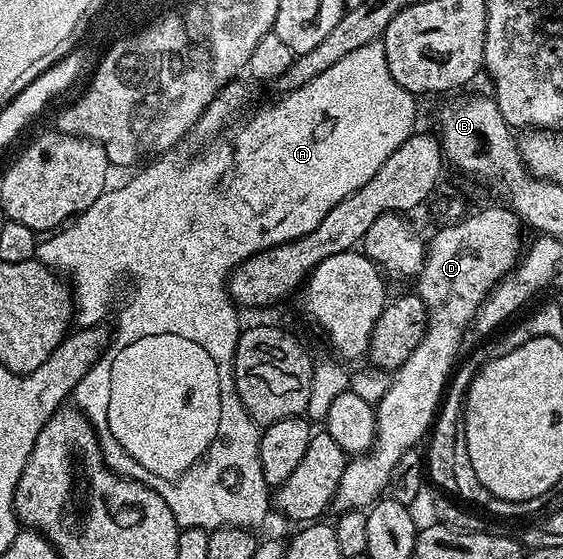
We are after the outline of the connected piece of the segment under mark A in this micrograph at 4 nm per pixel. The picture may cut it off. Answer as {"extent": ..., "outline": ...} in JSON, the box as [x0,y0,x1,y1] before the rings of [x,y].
{"extent":[36,41,418,532],"outline":[[[381,41],[369,42],[362,48],[356,48],[356,52],[348,52],[348,56],[336,60],[332,68],[320,72],[316,80],[288,91],[277,99],[279,102],[256,111],[243,126],[235,128],[231,138],[221,138],[222,125],[225,124],[226,117],[236,113],[246,98],[246,90],[240,83],[238,80],[227,82],[218,91],[218,97],[212,99],[204,113],[199,116],[192,131],[195,144],[202,146],[198,154],[189,158],[186,154],[178,154],[179,152],[163,153],[158,156],[162,158],[156,159],[151,166],[144,167],[135,178],[128,179],[123,186],[118,186],[115,190],[114,187],[107,188],[96,200],[96,204],[89,206],[83,214],[77,215],[73,221],[63,225],[57,232],[43,237],[36,251],[37,261],[43,262],[55,272],[61,272],[68,279],[72,287],[74,312],[79,327],[105,323],[107,321],[105,318],[109,314],[122,310],[118,314],[118,331],[116,329],[113,331],[106,351],[99,356],[97,364],[86,373],[84,380],[80,380],[72,395],[73,405],[86,415],[86,419],[93,424],[98,434],[98,443],[102,455],[106,457],[106,465],[123,476],[135,478],[136,481],[145,482],[147,486],[152,487],[164,500],[164,504],[172,508],[172,516],[179,527],[197,528],[207,532],[219,530],[222,526],[255,528],[254,526],[260,525],[265,520],[266,513],[272,510],[271,487],[267,486],[261,470],[252,468],[252,446],[251,443],[250,446],[246,443],[250,438],[252,423],[234,387],[234,353],[240,333],[240,325],[238,326],[240,310],[228,289],[232,271],[253,254],[259,254],[262,250],[271,250],[273,246],[285,242],[295,242],[296,239],[317,228],[320,220],[324,220],[324,216],[328,216],[328,212],[336,208],[340,200],[344,200],[352,192],[368,184],[368,180],[372,180],[372,176],[380,172],[380,164],[384,164],[384,160],[388,160],[388,156],[392,156],[392,152],[396,152],[396,148],[400,148],[400,144],[404,144],[404,140],[408,140],[410,135],[415,133],[414,117],[418,114],[417,108],[414,107],[415,95],[400,88],[400,84],[392,80],[392,72],[388,72],[386,50],[382,47]]]}

